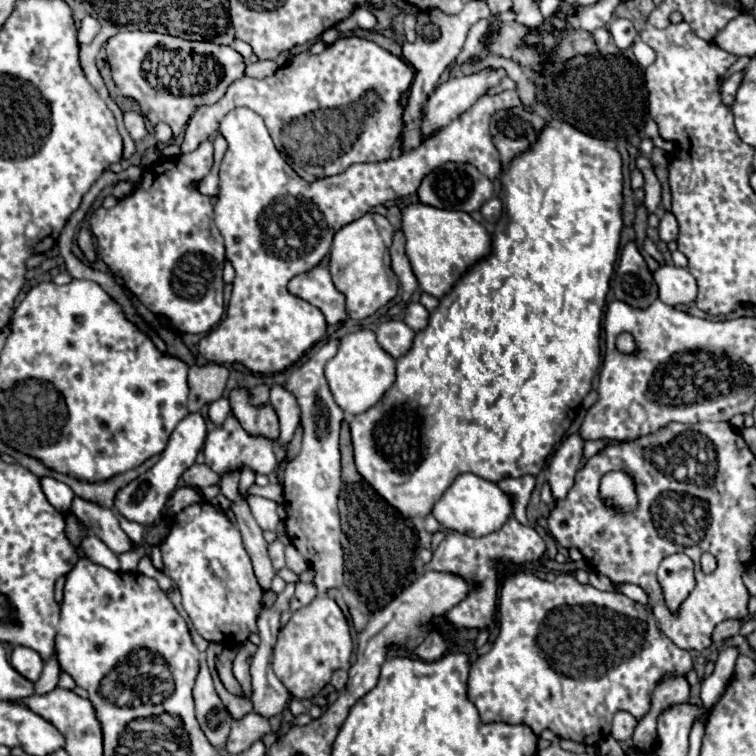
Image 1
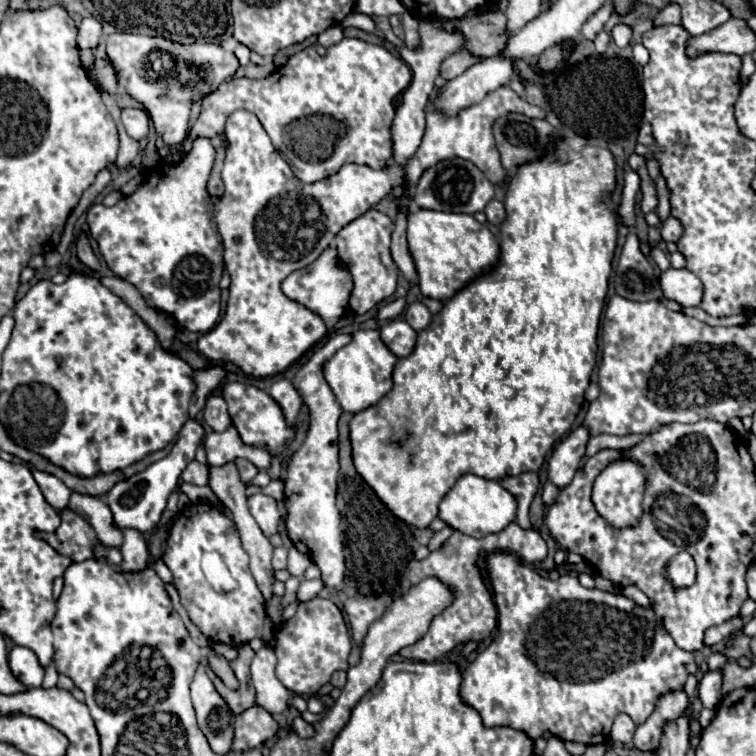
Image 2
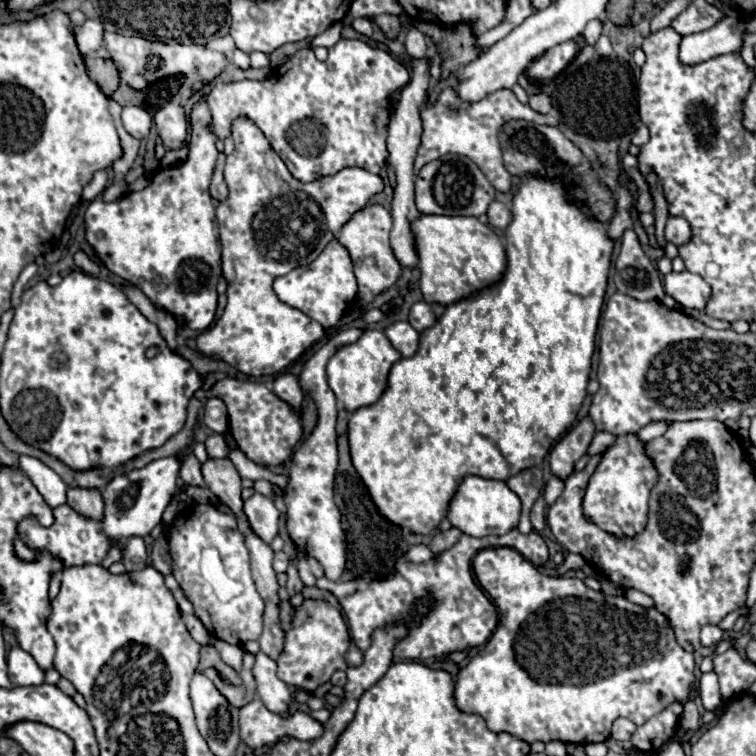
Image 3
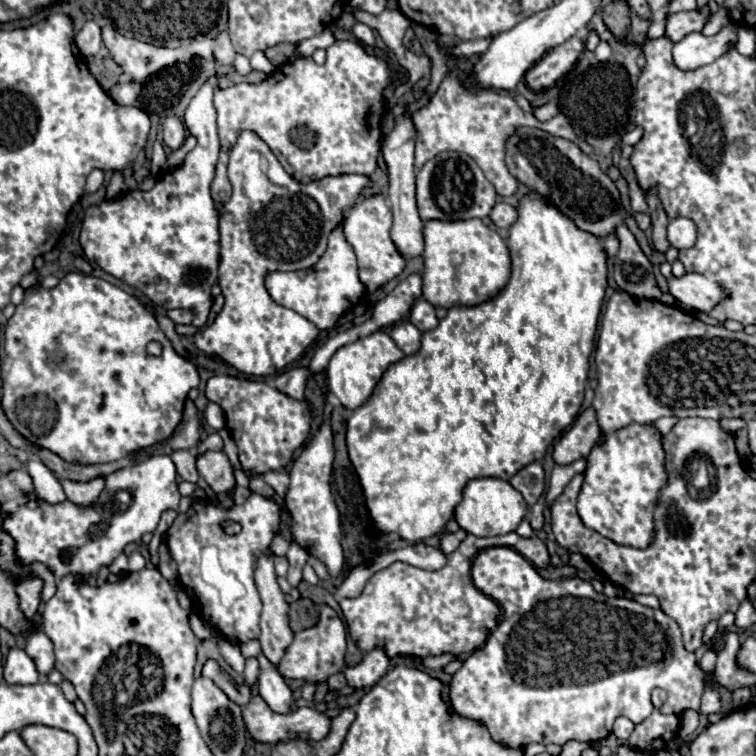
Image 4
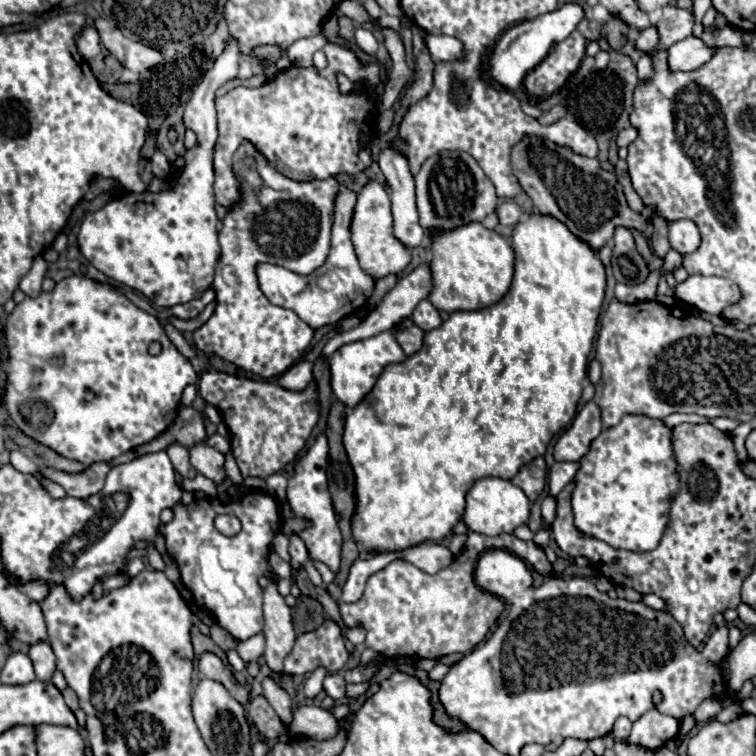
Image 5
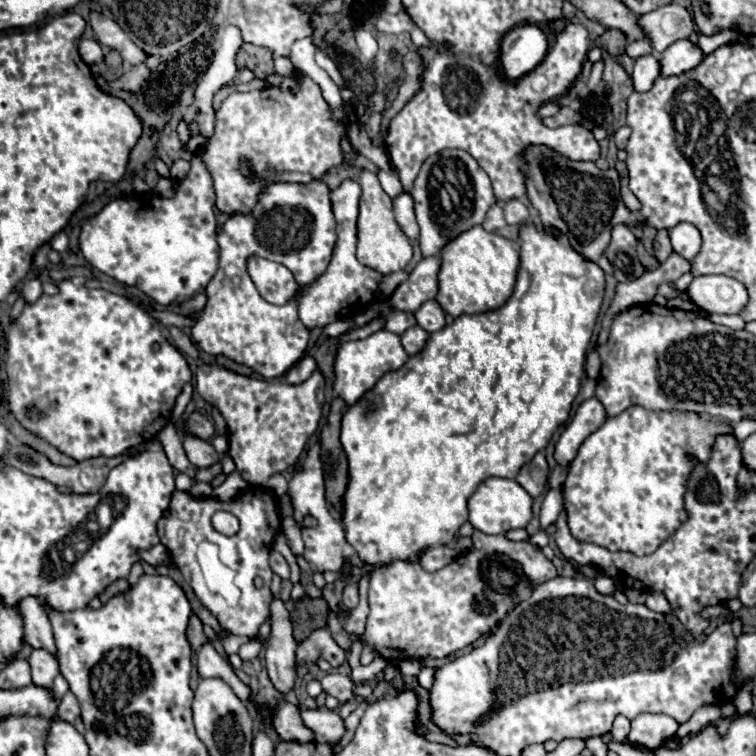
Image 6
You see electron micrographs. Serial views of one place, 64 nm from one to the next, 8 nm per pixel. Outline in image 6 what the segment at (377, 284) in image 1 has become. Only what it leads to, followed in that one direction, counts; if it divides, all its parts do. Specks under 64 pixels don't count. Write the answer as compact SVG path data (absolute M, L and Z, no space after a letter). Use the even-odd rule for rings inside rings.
M362 170L360 174L360 214L358 214L358 262L380 272L390 274L404 270L406 264L412 260L412 246L408 238L400 232L394 212L392 212L392 198L382 190L376 174Z

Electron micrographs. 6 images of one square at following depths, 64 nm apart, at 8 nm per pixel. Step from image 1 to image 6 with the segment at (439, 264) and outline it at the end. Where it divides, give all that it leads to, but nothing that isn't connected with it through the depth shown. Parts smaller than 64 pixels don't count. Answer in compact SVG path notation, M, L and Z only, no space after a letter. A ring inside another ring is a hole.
M474 226L450 240L440 250L440 258L442 266L438 272L436 302L450 316L478 314L500 308L512 294L520 264L520 256L512 240L498 236L496 232L486 232L482 226Z

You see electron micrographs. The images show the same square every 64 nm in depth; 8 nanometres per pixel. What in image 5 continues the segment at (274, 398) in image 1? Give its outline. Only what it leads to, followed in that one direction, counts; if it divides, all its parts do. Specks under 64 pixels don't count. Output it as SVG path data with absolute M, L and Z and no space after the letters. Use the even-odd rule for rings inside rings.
M298 362L292 368L288 368L284 374L280 374L278 384L292 392L304 392L312 380L312 364L310 362Z

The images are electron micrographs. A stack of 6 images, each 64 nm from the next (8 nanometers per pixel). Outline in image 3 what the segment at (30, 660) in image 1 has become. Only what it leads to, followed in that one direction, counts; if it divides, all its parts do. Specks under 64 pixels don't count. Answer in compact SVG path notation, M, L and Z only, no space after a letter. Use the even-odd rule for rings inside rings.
M14 646L8 654L8 676L14 686L40 686L44 682L44 672L36 660L20 646Z

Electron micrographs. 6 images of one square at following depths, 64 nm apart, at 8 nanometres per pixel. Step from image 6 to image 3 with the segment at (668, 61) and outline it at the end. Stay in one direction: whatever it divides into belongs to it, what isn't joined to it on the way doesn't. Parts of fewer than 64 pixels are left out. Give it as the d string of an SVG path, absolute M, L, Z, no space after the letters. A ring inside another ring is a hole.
M724 18L708 32L698 32L682 38L680 60L684 64L700 64L712 56L722 56L742 50L742 36L746 34L744 22L738 18Z

